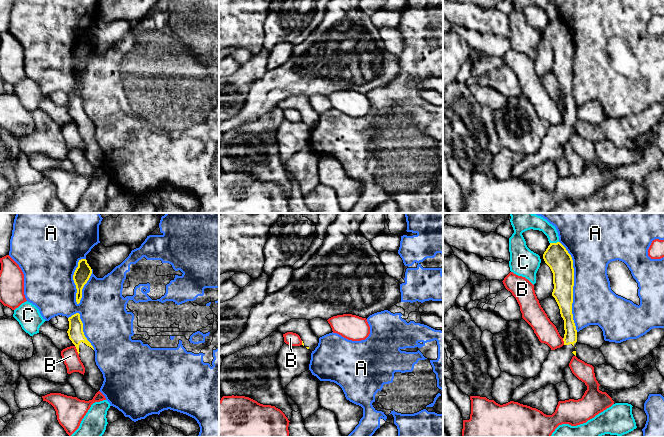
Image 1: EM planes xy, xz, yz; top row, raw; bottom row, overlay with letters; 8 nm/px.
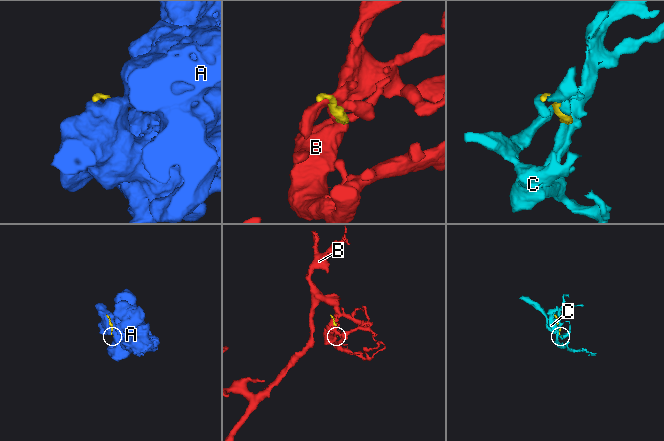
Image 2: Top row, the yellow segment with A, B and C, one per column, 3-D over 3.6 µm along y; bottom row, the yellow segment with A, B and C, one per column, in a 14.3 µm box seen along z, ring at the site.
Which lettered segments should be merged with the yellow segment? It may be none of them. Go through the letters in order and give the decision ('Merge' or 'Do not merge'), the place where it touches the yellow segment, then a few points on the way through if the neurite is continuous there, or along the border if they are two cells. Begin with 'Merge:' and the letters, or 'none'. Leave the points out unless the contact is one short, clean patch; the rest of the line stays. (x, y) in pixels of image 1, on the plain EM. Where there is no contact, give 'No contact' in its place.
Merge: none
A: Do not merge. Touches yellow at yz (573, 61)
B: Do not merge. Touches yellow at xy (77, 126). Boundary: xy (74, 122), (78, 130)
C: Do not merge. Touches yellow at yz (554, 19)

